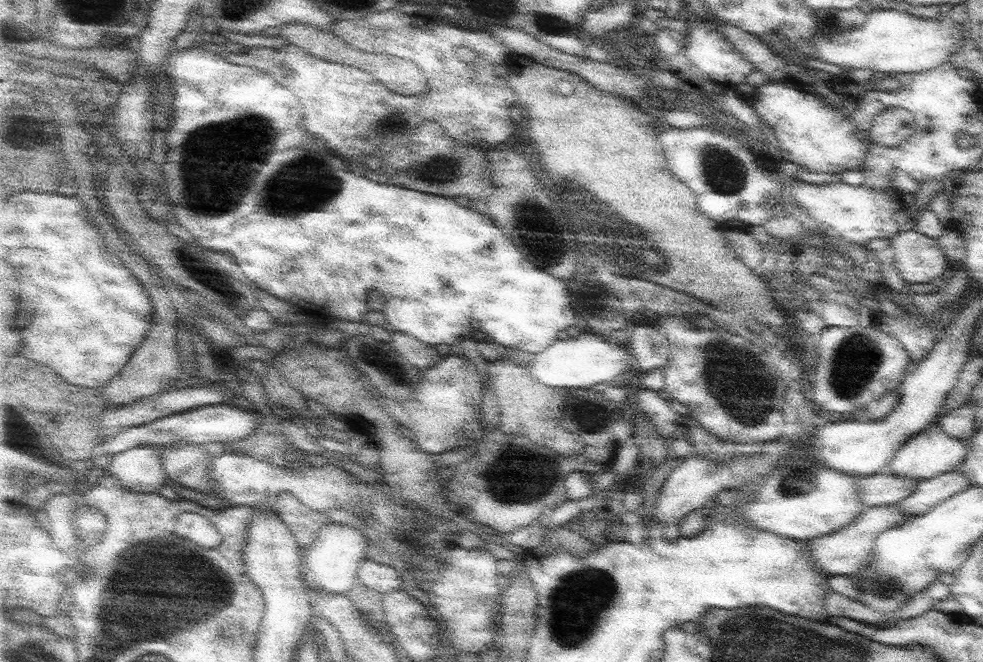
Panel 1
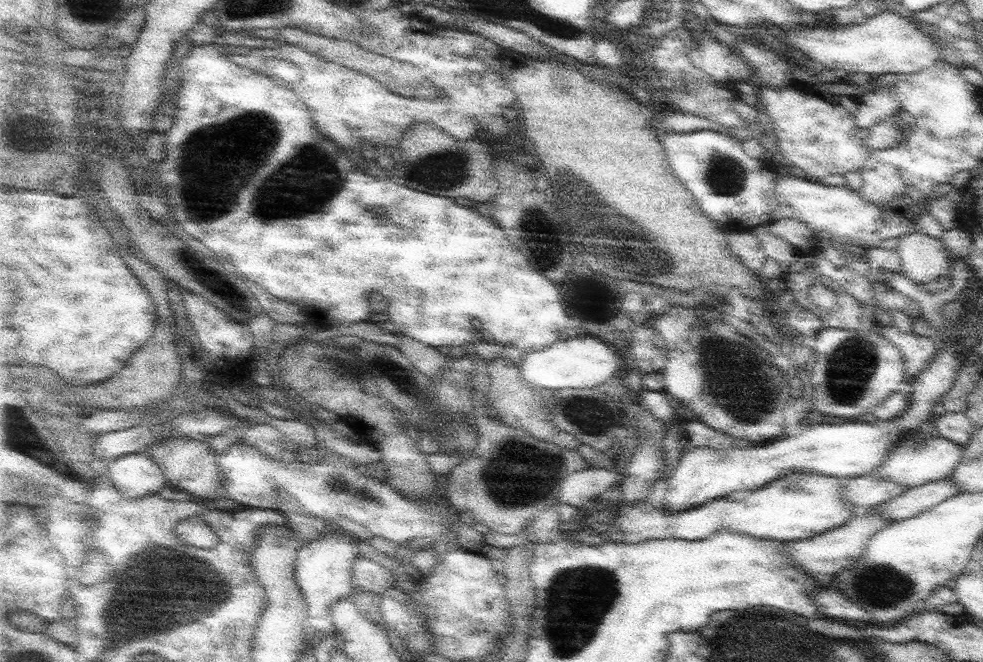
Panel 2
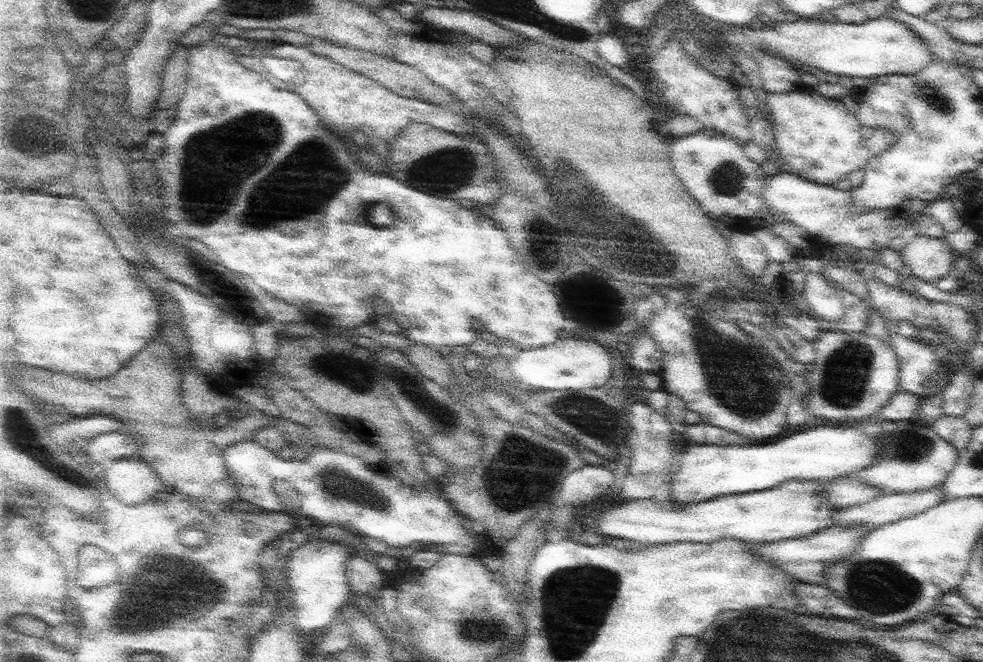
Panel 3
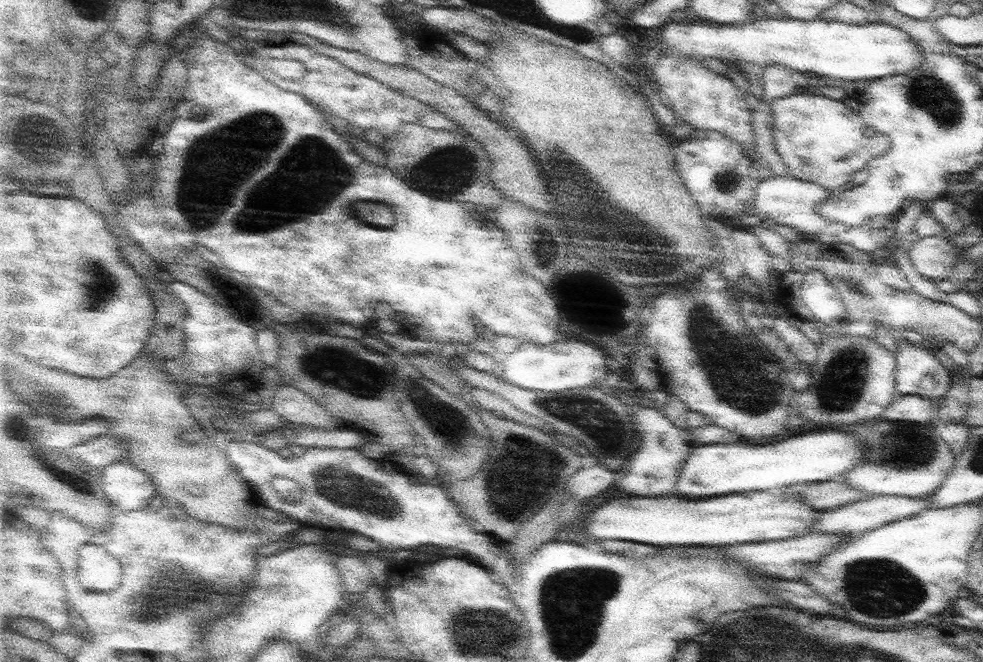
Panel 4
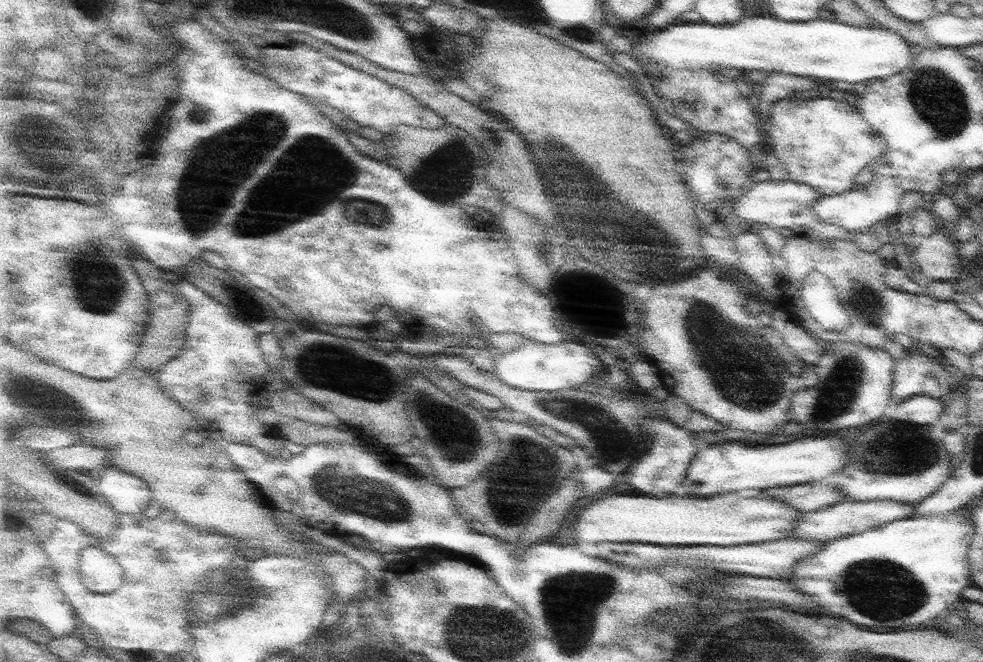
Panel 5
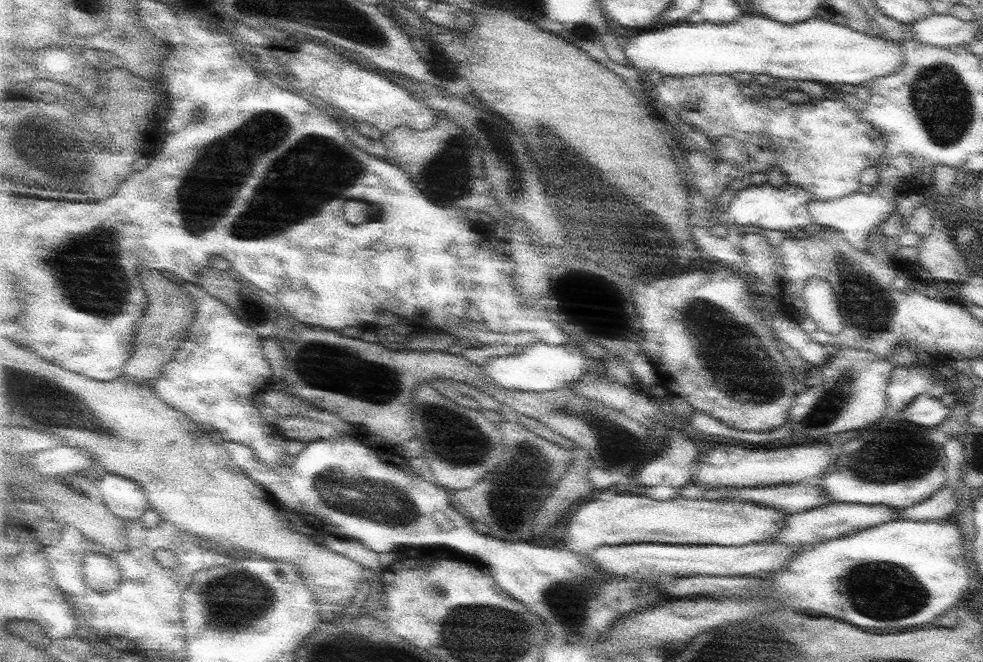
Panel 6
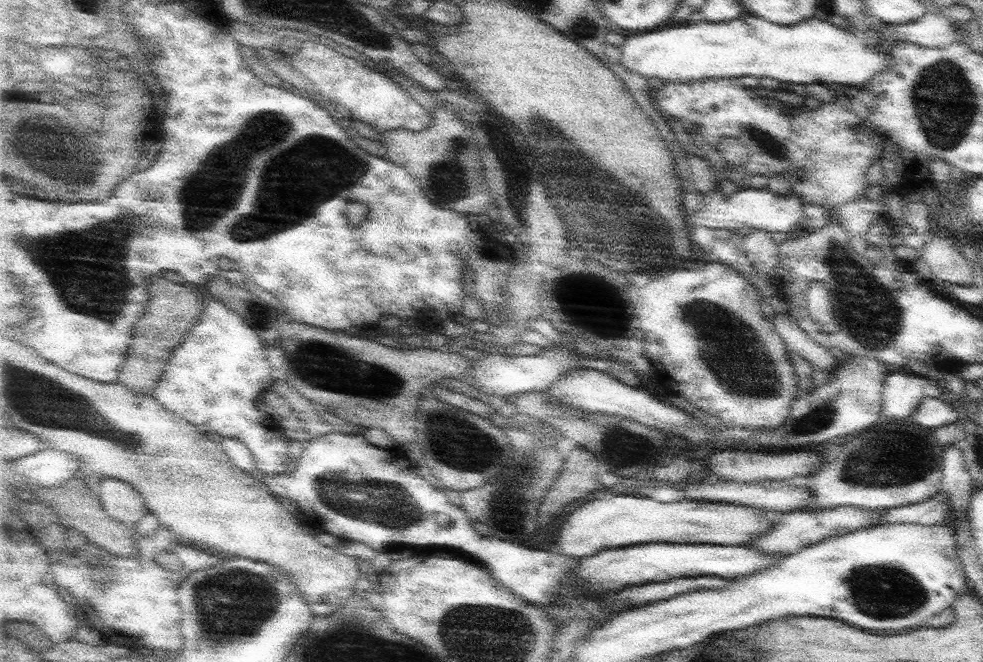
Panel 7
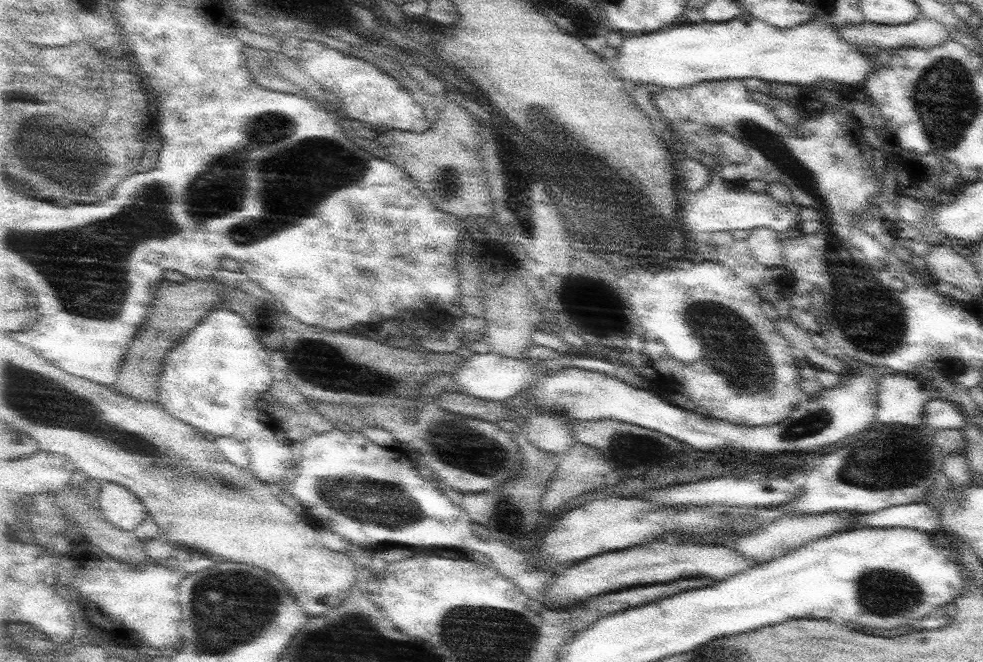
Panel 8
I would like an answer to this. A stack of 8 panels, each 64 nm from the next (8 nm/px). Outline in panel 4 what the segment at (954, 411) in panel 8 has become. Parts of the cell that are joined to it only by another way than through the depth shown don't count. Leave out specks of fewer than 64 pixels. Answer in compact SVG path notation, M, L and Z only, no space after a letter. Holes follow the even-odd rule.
M918 394L896 396L893 402L884 411L886 420L908 420L908 422L930 422L932 424L932 410L936 404L931 397Z

